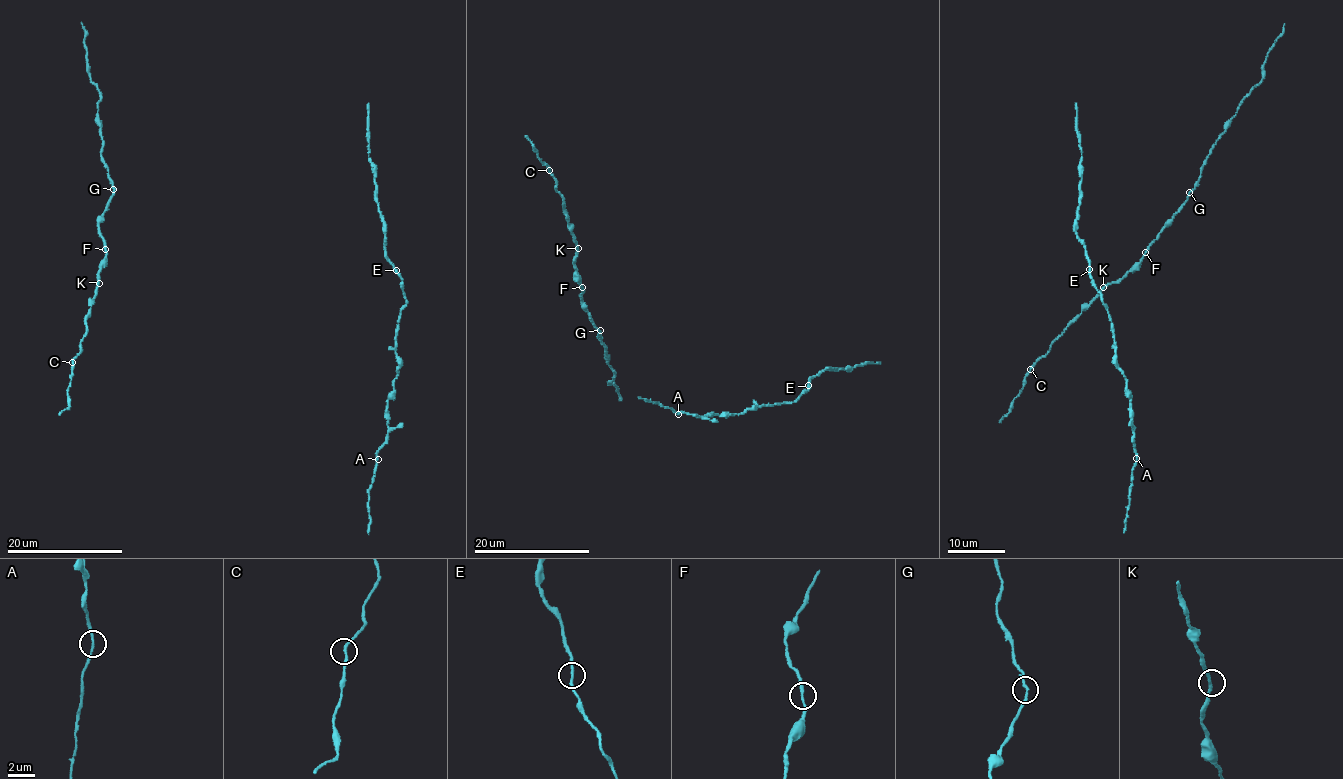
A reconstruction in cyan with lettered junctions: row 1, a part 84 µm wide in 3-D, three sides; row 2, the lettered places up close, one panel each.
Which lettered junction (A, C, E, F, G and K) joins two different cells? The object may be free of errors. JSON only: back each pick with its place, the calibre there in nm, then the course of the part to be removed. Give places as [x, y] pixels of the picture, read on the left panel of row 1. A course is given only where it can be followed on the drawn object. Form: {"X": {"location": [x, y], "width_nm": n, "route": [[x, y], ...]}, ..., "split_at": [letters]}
{"split_at": []}

